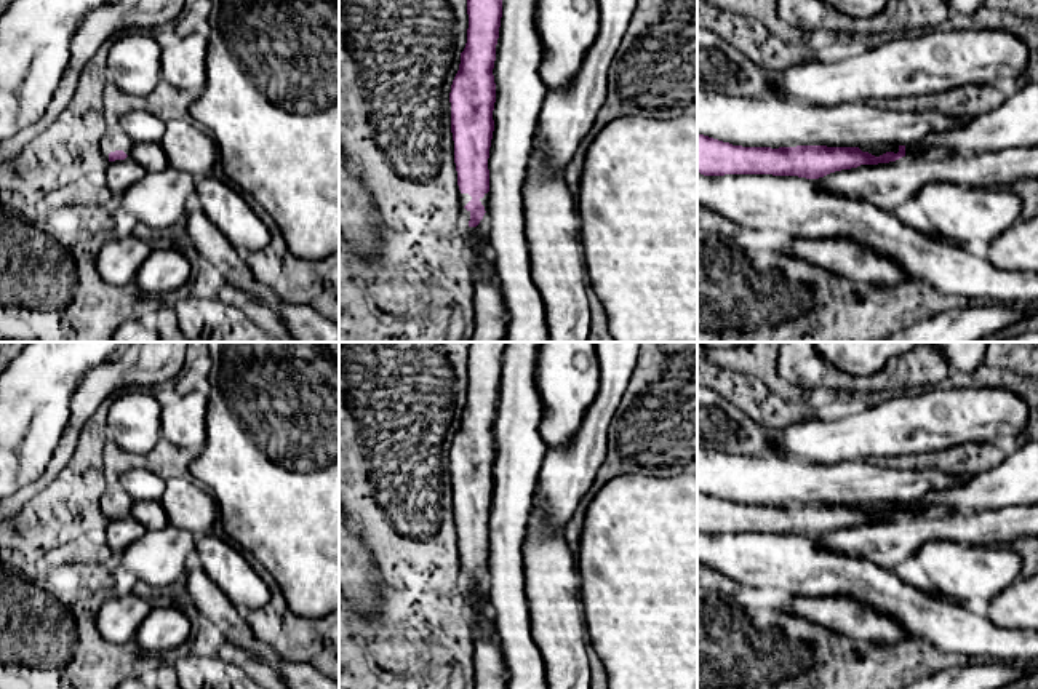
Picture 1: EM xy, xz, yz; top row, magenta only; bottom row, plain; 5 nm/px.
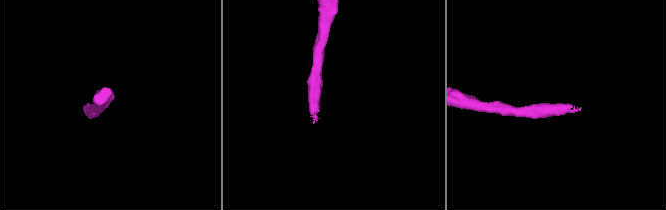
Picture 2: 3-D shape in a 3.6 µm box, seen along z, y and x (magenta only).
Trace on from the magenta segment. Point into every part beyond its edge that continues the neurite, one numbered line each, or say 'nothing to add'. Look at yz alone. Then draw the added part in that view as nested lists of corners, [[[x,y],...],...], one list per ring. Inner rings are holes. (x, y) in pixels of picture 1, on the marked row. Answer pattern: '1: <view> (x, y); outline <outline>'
1: yz (1014, 123); outline [[[1038,83],[1024,85],[1016,94],[996,109],[972,118],[966,126],[928,134],[921,142],[905,145],[905,157],[939,158],[952,153],[982,153],[1000,152],[1009,147],[1036,147],[1038,145]]]

